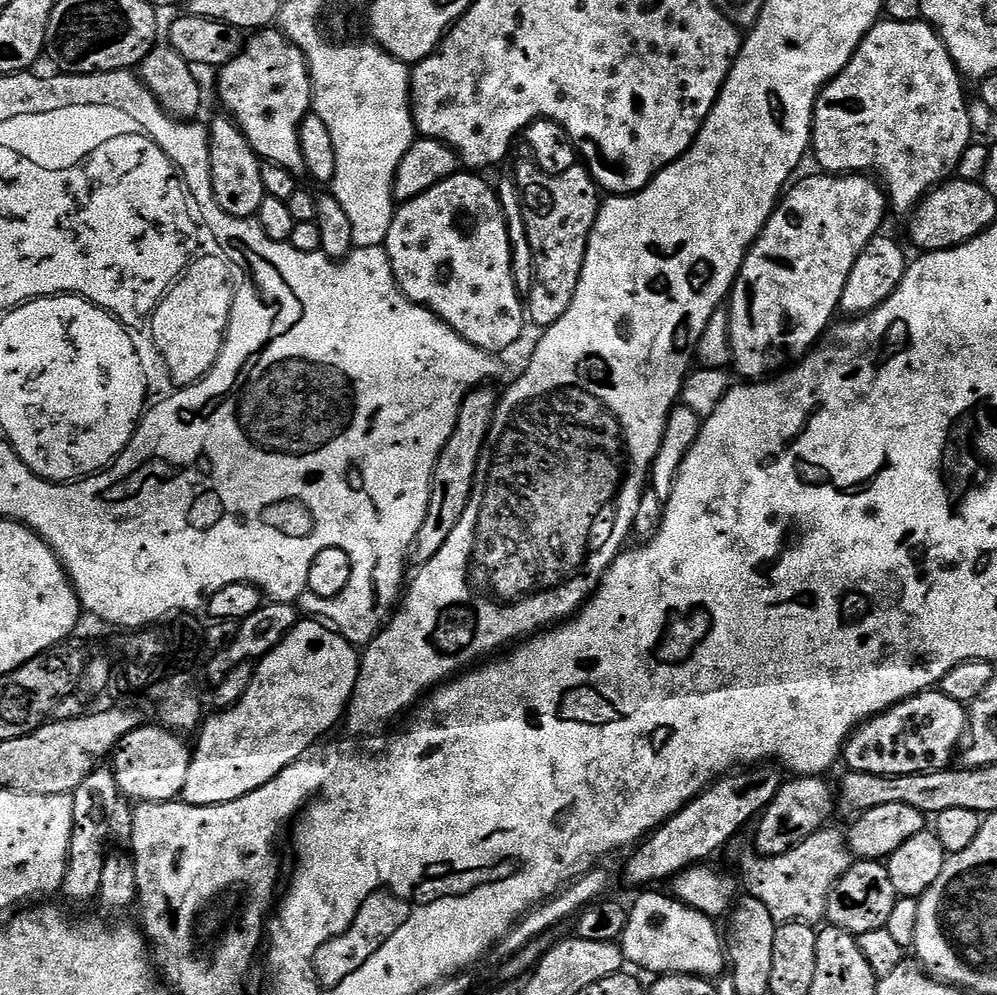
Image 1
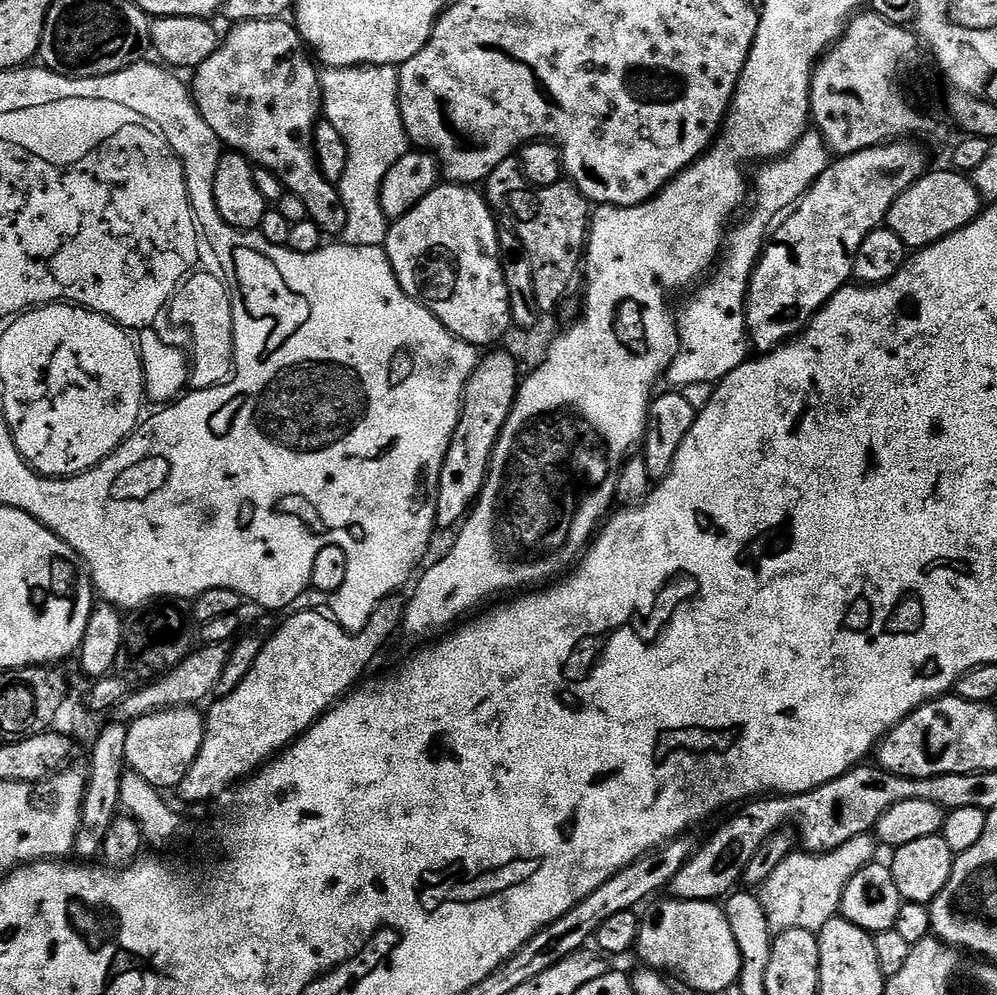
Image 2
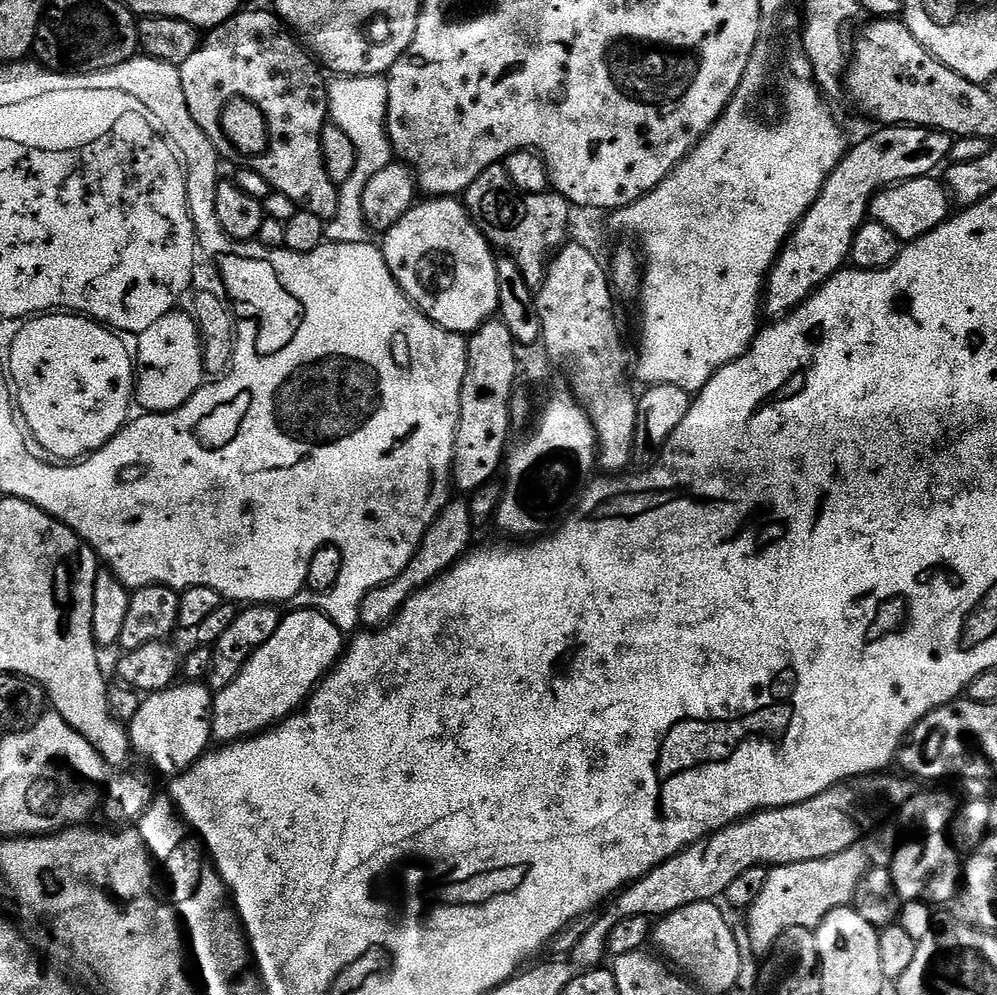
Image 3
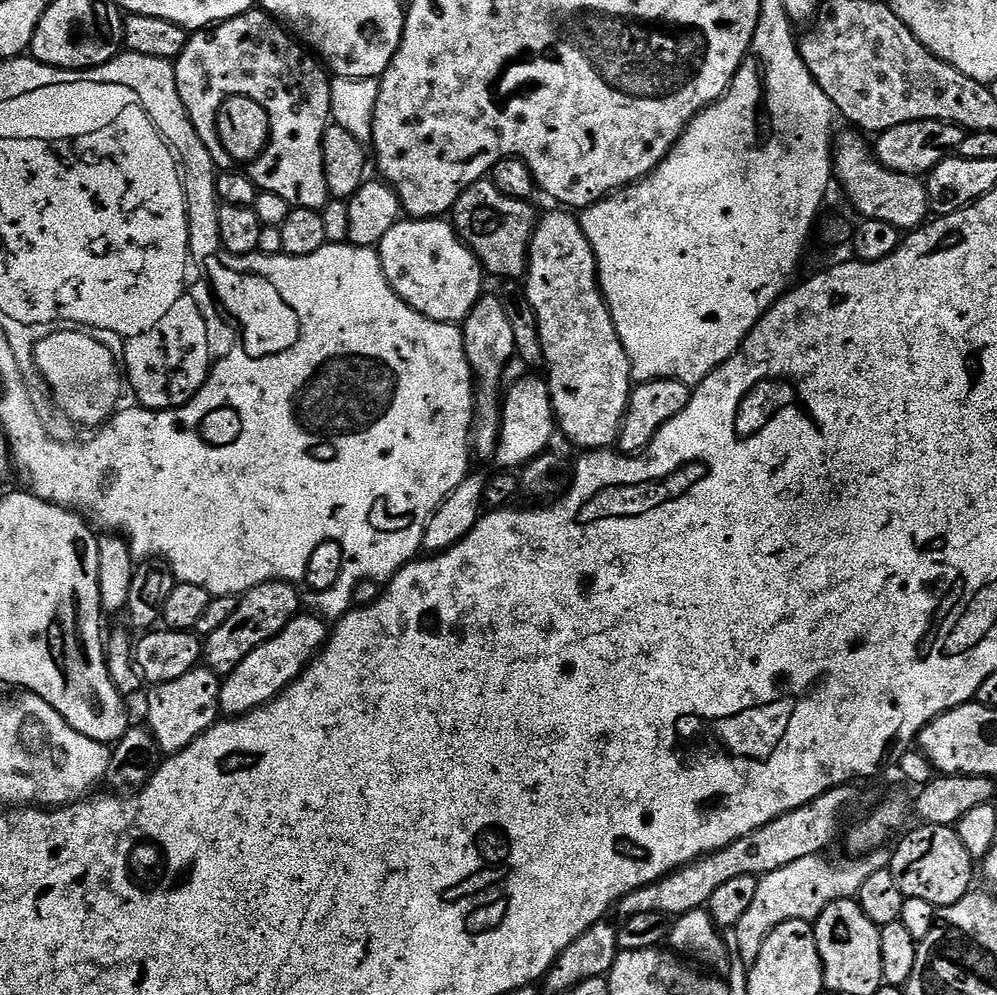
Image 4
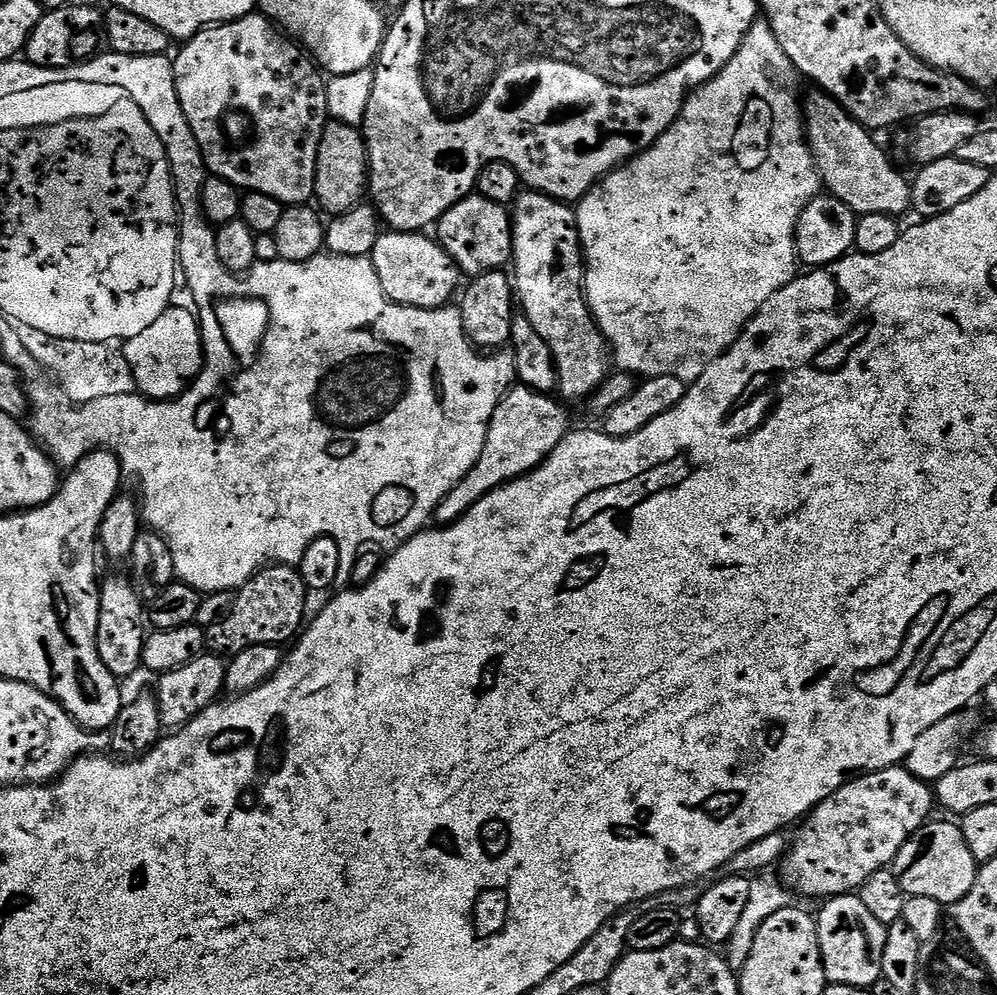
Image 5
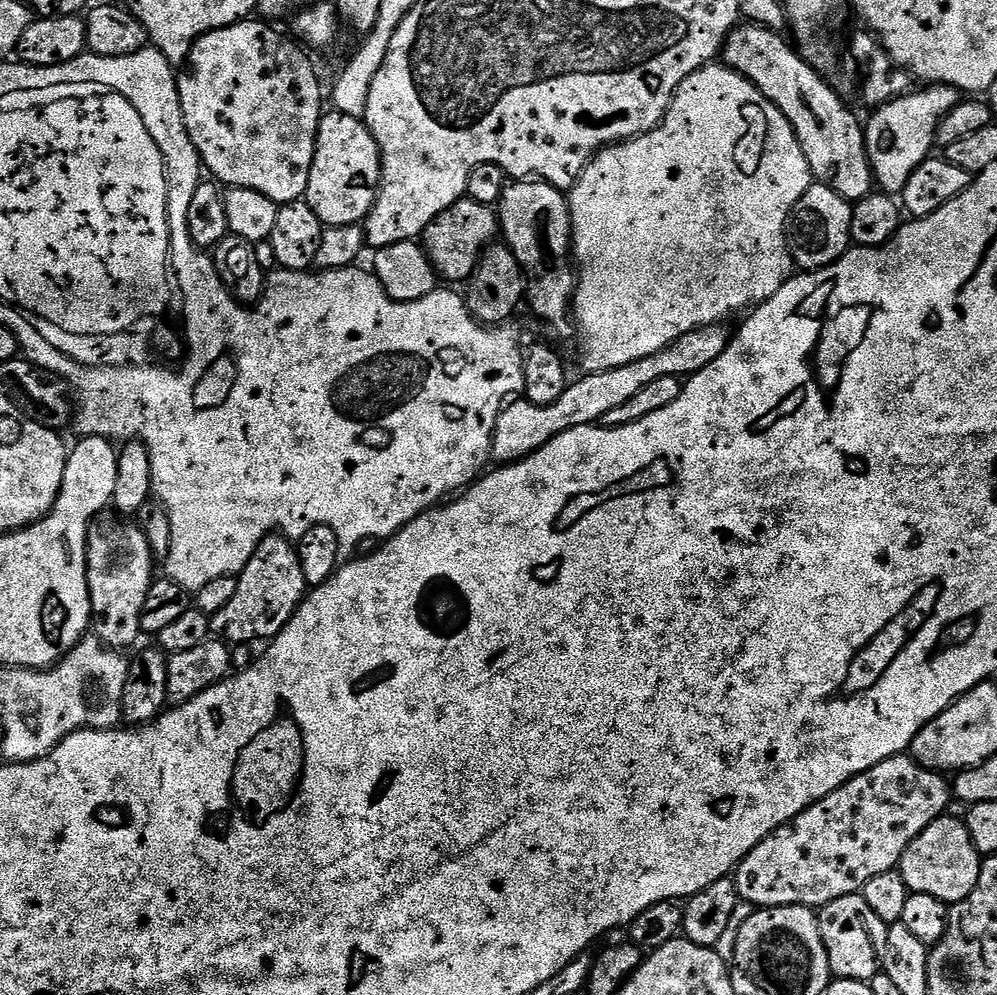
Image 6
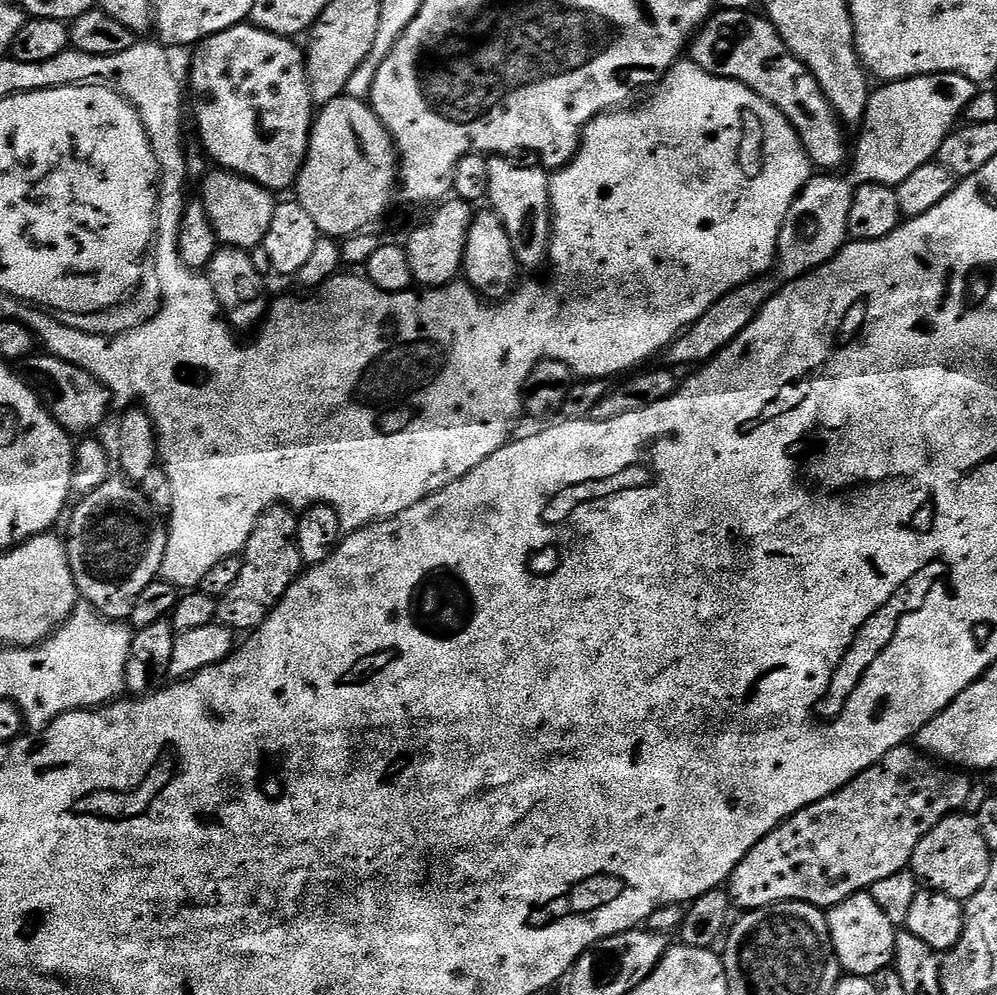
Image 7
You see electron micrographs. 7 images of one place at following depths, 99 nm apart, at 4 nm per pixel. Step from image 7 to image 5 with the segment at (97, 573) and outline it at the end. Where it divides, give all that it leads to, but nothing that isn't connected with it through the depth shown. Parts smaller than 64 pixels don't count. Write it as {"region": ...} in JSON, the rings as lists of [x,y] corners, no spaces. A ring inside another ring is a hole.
{"region":[[[127,575],[112,576],[100,584],[100,617],[96,645],[98,654],[106,666],[117,678],[132,676],[141,671],[142,646],[146,635],[146,608],[132,588],[132,581]]]}

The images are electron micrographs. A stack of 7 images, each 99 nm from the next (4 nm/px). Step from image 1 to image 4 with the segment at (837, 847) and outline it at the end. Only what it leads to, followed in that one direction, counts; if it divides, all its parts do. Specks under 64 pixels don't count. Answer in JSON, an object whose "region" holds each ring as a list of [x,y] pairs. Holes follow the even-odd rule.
{"region":[[[885,846],[875,848],[872,852],[865,852],[857,855],[852,860],[827,860],[827,855],[821,854],[811,856],[810,858],[798,858],[798,862],[790,862],[790,866],[782,866],[782,870],[774,870],[767,872],[765,876],[758,879],[758,890],[754,893],[754,903],[746,909],[746,914],[737,922],[734,935],[736,935],[736,948],[734,944],[734,952],[738,957],[739,963],[752,965],[758,958],[759,952],[762,950],[762,942],[766,942],[766,938],[775,928],[782,926],[782,922],[790,922],[791,920],[806,920],[815,922],[822,914],[822,910],[826,910],[826,906],[830,906],[836,900],[851,900],[859,897],[862,886],[866,883],[866,878],[878,874],[878,870],[886,870],[892,866],[891,847]]]}

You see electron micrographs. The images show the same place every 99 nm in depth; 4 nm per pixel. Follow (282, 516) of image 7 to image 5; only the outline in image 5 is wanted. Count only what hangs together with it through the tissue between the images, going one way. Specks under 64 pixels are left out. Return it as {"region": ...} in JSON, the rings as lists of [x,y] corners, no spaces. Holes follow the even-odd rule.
{"region":[[[279,562],[269,563],[238,589],[234,610],[230,610],[228,617],[206,629],[204,643],[207,651],[231,658],[250,646],[284,646],[295,641],[305,623],[304,607],[308,599],[309,590],[295,567]]]}

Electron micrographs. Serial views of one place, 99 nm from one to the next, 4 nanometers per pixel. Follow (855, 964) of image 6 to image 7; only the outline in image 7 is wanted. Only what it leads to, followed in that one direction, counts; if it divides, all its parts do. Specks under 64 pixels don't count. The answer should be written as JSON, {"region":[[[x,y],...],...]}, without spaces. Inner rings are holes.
{"region":[[[871,891],[856,892],[850,898],[827,909],[828,929],[841,969],[849,976],[875,978],[878,970],[889,967],[896,955],[897,925],[882,914],[878,902],[874,902]]]}

